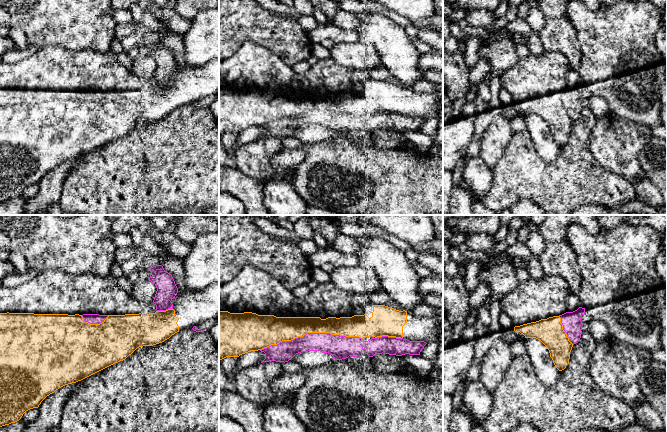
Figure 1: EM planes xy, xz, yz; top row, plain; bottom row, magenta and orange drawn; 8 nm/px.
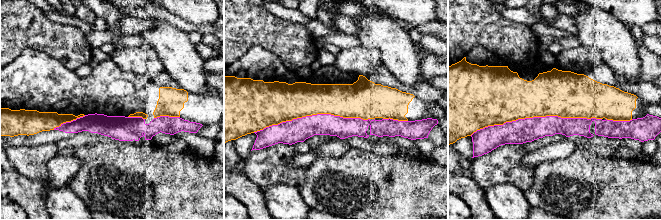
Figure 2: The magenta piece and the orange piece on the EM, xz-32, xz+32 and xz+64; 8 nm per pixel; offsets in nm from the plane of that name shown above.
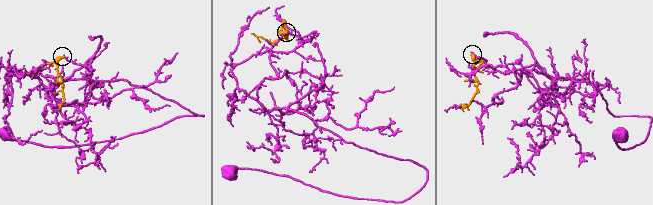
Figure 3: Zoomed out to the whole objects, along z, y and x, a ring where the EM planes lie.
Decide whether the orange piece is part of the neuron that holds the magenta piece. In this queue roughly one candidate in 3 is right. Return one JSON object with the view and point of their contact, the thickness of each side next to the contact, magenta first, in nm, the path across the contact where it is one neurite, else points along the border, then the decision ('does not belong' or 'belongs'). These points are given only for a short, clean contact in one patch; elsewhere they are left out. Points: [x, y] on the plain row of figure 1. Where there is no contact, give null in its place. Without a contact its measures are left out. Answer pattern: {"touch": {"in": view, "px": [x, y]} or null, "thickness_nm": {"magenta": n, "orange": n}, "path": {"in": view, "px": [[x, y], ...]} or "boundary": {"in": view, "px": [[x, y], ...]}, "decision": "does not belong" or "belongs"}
{"touch": {"in": "xz", "px": [311, 109]}, "thickness_nm": {"magenta": 180, "orange": 190}, "decision": "does not belong"}

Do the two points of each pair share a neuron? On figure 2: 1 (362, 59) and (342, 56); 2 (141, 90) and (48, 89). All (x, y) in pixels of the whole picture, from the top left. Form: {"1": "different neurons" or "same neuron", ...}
{"1": "same neuron", "2": "same neuron"}

